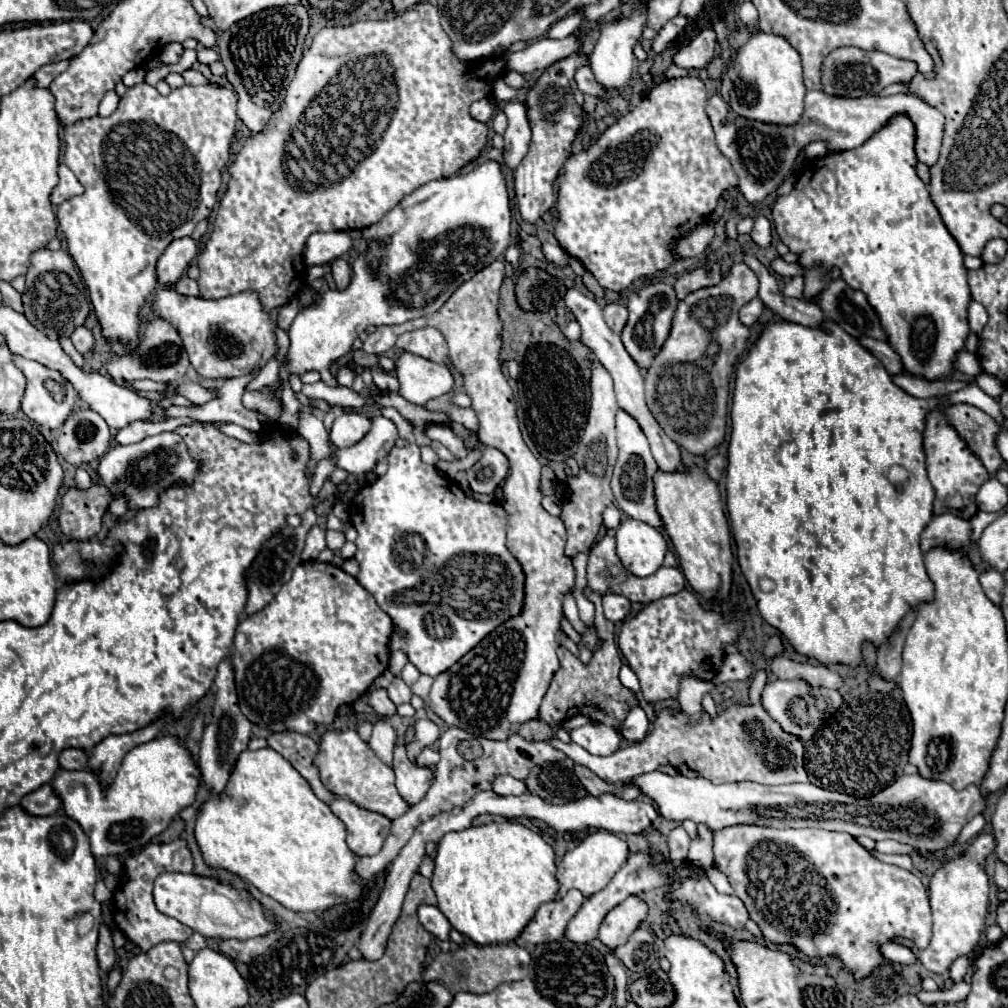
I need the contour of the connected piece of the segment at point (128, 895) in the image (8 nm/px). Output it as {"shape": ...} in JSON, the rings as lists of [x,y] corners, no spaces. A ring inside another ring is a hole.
{"shape":[[[175,839],[171,843],[151,843],[143,851],[139,851],[137,855],[131,855],[125,861],[125,881],[121,881],[113,893],[115,923],[129,937],[129,941],[139,945],[143,951],[149,951],[151,947],[155,947],[163,941],[183,943],[191,937],[193,931],[187,925],[183,925],[177,919],[167,917],[155,909],[153,895],[151,895],[153,881],[157,875],[173,873],[173,871],[191,871],[191,867],[193,867],[193,859],[191,859],[191,853],[183,839]]]}

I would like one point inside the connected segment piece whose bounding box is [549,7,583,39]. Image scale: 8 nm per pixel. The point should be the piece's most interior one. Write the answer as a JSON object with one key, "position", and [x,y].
{"position":[565,27]}

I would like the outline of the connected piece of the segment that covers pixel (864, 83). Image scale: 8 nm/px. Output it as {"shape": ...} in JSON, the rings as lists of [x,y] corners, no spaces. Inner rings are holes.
{"shape":[[[839,47],[831,51],[821,65],[821,91],[835,97],[867,97],[877,95],[883,87],[899,81],[909,81],[917,73],[915,63],[891,57],[881,51],[863,51],[857,47]]]}

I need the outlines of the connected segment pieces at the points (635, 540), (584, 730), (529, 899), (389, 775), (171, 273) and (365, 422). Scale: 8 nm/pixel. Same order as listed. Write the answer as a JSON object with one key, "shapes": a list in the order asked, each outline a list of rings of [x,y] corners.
{"shapes":[[[[625,519],[617,529],[617,557],[635,577],[649,577],[661,565],[667,551],[663,533],[643,521]]],[[[597,721],[573,729],[571,739],[591,755],[611,755],[619,749],[619,733]]],[[[511,819],[503,823],[487,823],[481,827],[451,831],[437,845],[431,887],[437,895],[439,911],[461,935],[469,937],[477,945],[507,943],[523,931],[541,903],[555,899],[555,853],[541,839],[541,835]]],[[[355,729],[325,731],[317,745],[319,745],[319,751],[315,755],[313,765],[319,771],[321,783],[331,793],[347,797],[353,803],[357,803],[359,807],[381,813],[387,819],[397,819],[399,815],[403,815],[409,809],[409,805],[403,803],[403,799],[399,797],[399,793],[393,785],[393,779],[395,779],[393,769],[375,755],[375,751],[357,735]]],[[[191,237],[175,239],[157,261],[159,285],[173,285],[199,253],[199,241]]],[[[339,413],[331,427],[329,439],[335,447],[349,447],[355,445],[369,431],[369,427],[371,421],[361,413]]]]}

